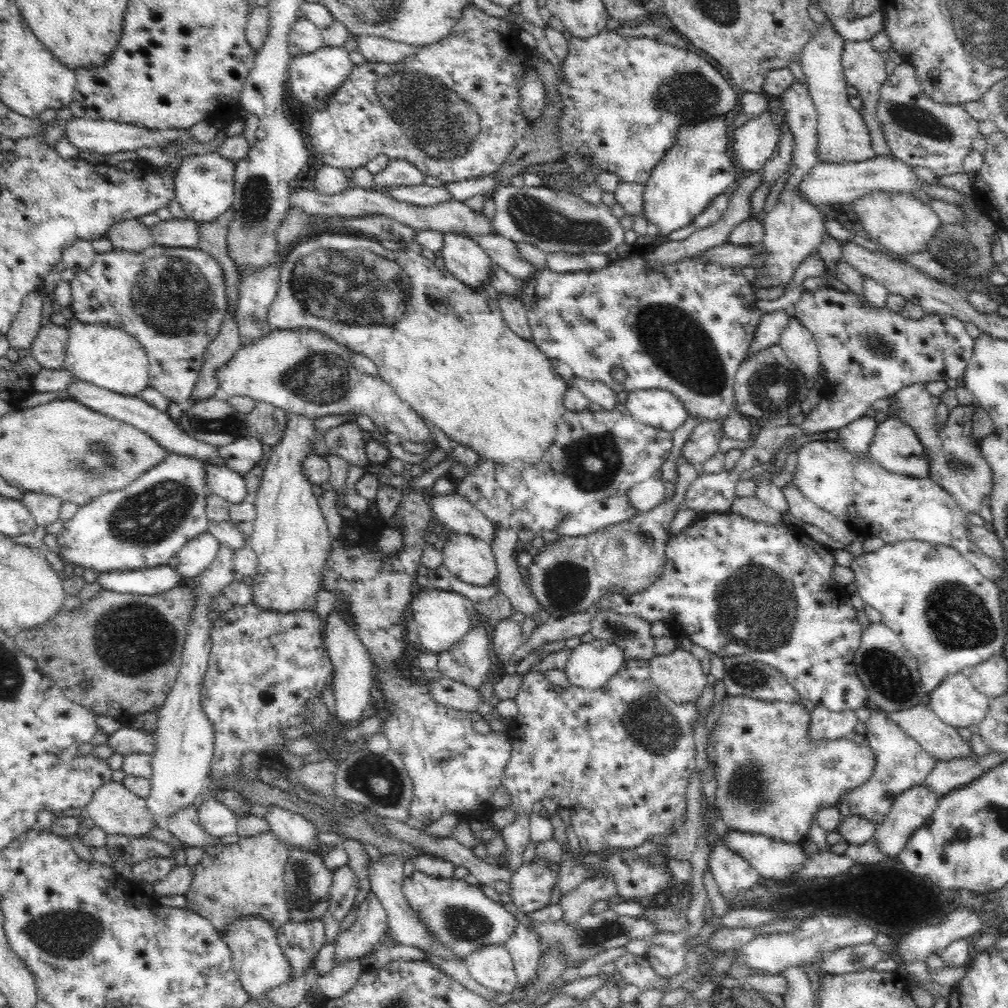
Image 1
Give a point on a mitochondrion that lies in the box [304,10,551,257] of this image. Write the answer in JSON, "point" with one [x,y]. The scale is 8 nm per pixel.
{"point":[435,119]}

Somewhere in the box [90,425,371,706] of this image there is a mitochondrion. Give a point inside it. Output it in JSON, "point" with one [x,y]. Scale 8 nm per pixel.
{"point":[132,639]}

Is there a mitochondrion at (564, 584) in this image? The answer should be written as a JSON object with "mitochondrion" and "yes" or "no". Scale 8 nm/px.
{"mitochondrion":"yes"}

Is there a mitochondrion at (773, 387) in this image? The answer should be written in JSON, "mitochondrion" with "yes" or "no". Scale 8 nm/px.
{"mitochondrion":"yes"}

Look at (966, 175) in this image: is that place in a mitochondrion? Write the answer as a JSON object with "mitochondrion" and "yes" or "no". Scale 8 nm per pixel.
{"mitochondrion":"no"}

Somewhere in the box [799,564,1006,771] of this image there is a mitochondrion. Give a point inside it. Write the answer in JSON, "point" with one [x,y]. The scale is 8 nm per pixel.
{"point":[959,619]}

